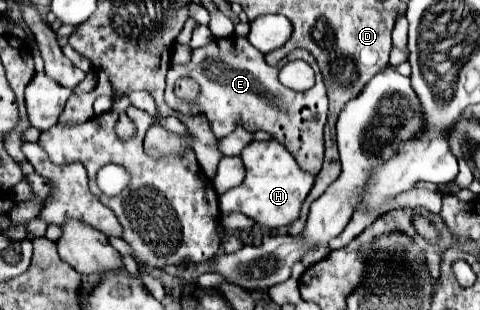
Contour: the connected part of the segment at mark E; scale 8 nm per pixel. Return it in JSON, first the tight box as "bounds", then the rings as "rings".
{"bounds":[166,38,328,174],"rings":[[[216,38],[210,40],[206,46],[192,50],[190,62],[170,66],[166,80],[166,100],[168,92],[174,90],[178,78],[192,78],[200,86],[200,94],[192,104],[192,112],[206,114],[216,138],[228,136],[236,128],[236,122],[242,122],[248,132],[268,132],[284,148],[288,148],[302,170],[306,170],[308,174],[318,174],[324,156],[322,130],[328,116],[328,98],[314,56],[302,48],[300,58],[306,60],[316,72],[316,84],[306,92],[284,88],[278,82],[280,64],[266,64],[264,56],[246,38]]]}

